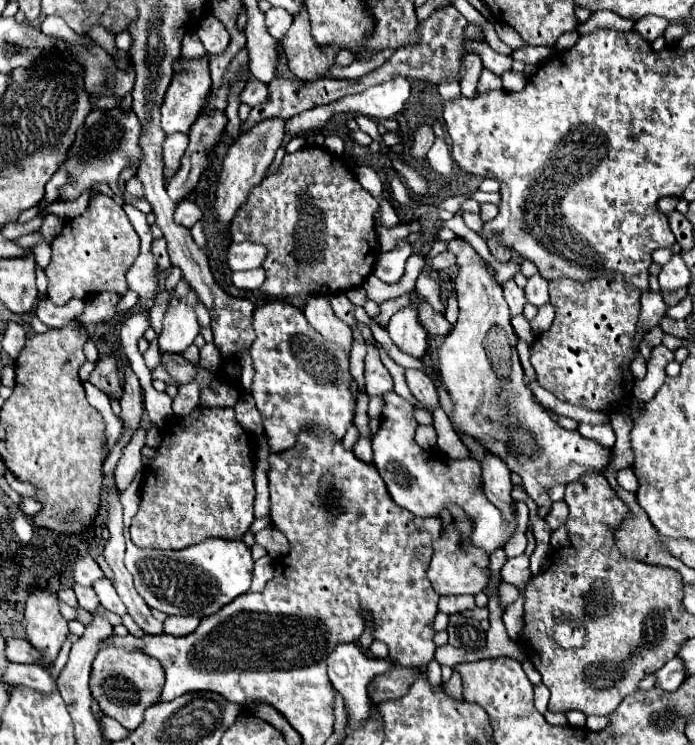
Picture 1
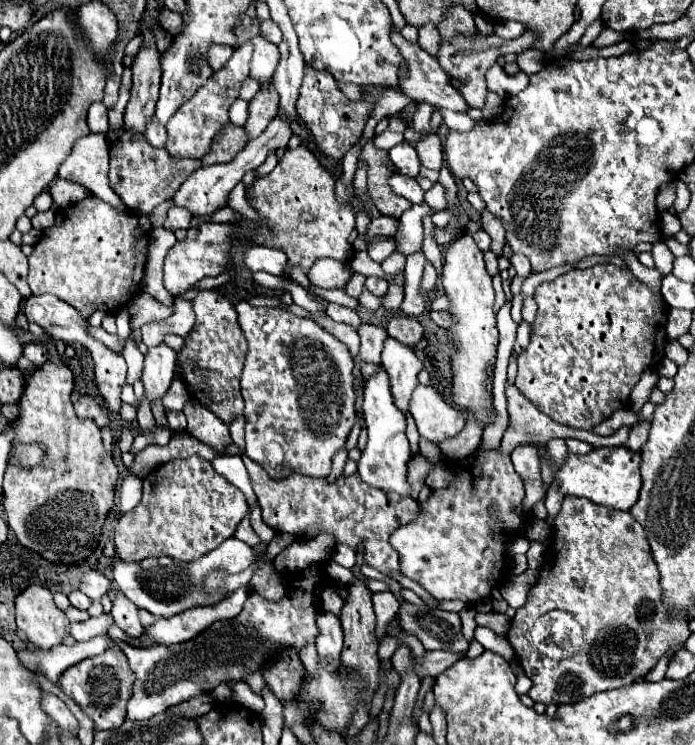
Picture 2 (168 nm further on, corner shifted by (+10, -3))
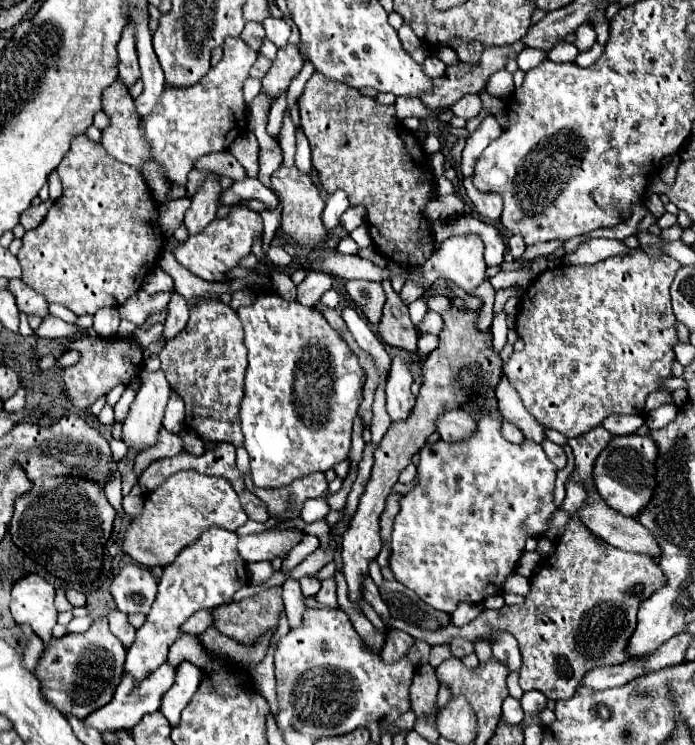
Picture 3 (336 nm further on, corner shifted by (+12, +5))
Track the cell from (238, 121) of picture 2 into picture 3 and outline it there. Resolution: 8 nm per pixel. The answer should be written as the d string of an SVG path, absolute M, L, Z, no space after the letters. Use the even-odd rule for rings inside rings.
M248 78L246 84L244 84L244 100L246 100L246 104L250 104L250 102L254 100L254 96L258 96L260 90L262 90L262 88L260 88L260 80Z

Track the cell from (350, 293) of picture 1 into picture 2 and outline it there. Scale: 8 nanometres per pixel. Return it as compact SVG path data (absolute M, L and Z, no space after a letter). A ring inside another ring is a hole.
M312 285L310 286L310 292L314 292L314 294L326 299L328 302L337 303L352 310L355 310L359 306L358 301L349 297L344 289L326 290Z

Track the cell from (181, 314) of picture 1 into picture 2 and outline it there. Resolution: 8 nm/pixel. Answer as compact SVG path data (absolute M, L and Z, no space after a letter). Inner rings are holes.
M160 342L154 348L148 348L144 356L144 374L142 382L146 388L146 398L152 402L162 398L164 392L170 388L174 378L174 364L176 364L176 350Z

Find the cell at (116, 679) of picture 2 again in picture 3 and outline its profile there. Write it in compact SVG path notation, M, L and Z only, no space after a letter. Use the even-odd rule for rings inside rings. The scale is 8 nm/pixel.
M98 618L82 634L66 634L62 638L52 638L34 670L40 686L44 690L44 700L58 708L64 716L88 716L112 700L116 686L122 680L126 650L108 630L108 620Z

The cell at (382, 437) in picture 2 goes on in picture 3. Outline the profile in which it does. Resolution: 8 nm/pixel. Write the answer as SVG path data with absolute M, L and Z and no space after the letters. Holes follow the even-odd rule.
M344 306L340 314L342 314L346 326L350 328L350 332L354 334L358 346L374 356L374 360L376 360L376 364L378 364L378 370L380 370L380 378L384 378L384 376L386 376L386 370L390 368L390 362L392 362L392 360L390 360L390 356L388 356L382 340L374 336L374 332L370 330L368 322L364 322L354 308Z

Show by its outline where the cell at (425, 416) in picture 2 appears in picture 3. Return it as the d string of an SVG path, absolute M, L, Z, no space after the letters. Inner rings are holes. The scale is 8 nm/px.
M464 410L446 412L438 418L438 432L444 442L460 442L476 432L476 420Z

